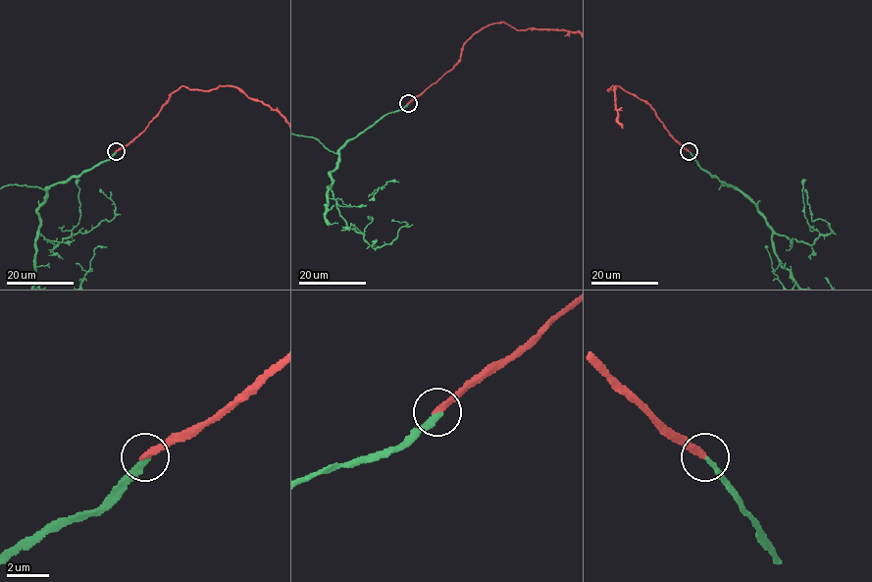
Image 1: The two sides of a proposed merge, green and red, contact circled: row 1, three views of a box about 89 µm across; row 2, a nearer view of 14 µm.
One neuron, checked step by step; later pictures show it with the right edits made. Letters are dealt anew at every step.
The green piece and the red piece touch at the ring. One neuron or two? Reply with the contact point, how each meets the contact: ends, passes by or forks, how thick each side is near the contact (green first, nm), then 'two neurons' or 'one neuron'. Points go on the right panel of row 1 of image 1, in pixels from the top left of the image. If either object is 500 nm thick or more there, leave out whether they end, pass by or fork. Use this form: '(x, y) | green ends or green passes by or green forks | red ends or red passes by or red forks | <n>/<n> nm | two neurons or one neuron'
(689, 151) | green ends | red ends | 280/280 nm | one neuron

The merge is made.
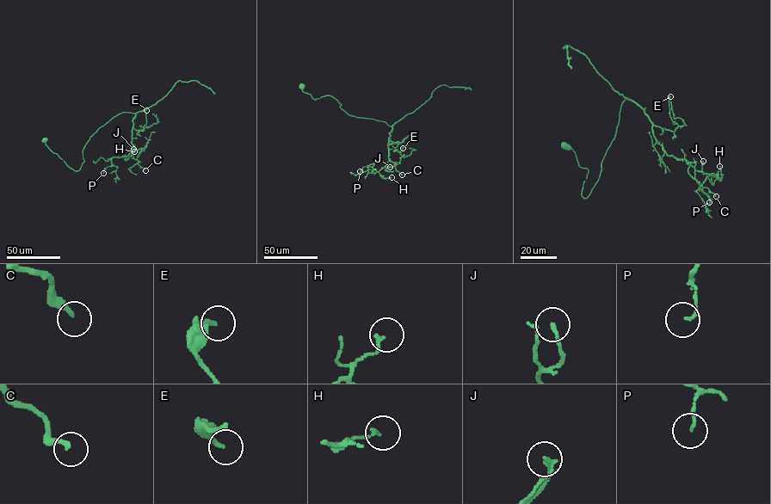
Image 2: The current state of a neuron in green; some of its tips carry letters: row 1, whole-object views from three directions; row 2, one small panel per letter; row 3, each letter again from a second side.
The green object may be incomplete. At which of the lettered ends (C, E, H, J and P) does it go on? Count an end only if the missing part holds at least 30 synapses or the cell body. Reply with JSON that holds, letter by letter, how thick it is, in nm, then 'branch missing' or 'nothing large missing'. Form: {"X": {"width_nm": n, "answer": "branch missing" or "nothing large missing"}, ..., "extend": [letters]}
{"C": {"width_nm": 220, "answer": "branch missing"}, "E": {"width_nm": 170, "answer": "nothing large missing"}, "H": {"width_nm": 120, "answer": "nothing large missing"}, "J": {"width_nm": 170, "answer": "nothing large missing"}, "P": {"width_nm": 100, "answer": "nothing large missing"}, "extend": ["C"]}

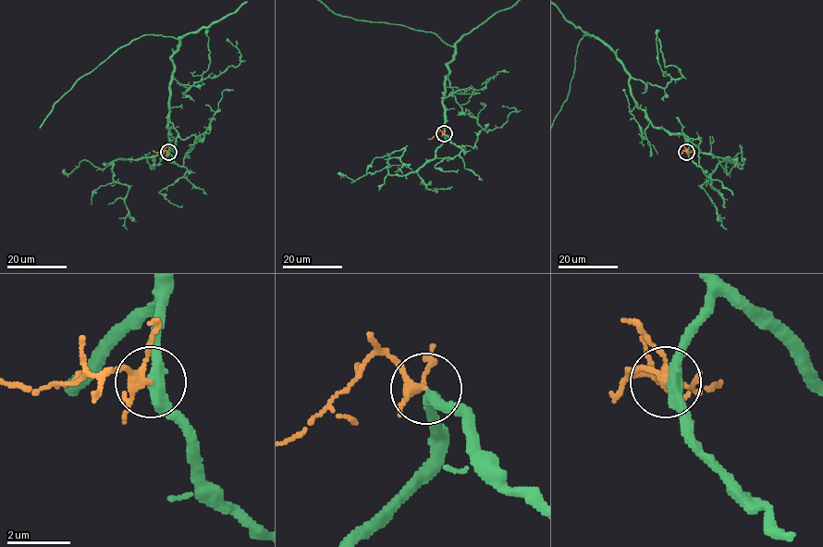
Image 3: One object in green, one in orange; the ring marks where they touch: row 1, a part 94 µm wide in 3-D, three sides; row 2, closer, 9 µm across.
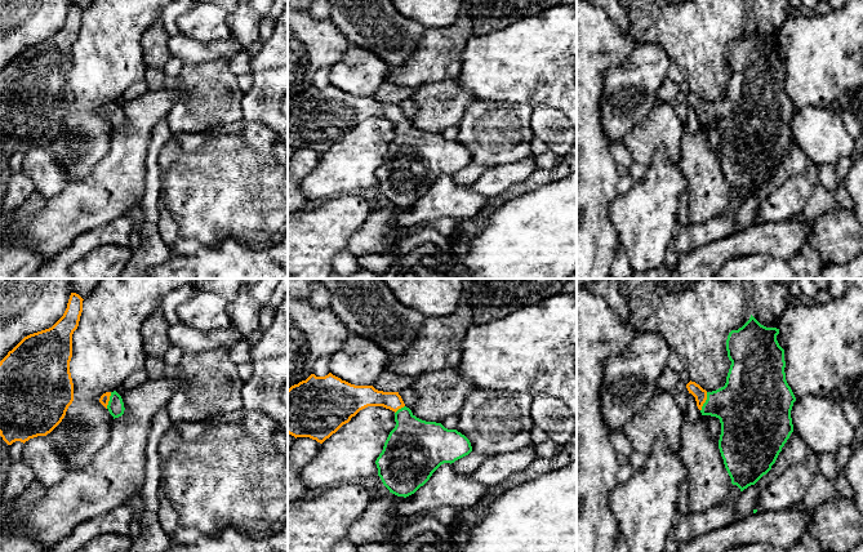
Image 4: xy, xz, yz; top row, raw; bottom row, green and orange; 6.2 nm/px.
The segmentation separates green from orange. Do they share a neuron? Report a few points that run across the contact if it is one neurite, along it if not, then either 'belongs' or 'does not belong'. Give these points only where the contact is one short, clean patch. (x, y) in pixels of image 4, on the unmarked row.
line yz (746, 116), (706, 112), (695, 101); belongs

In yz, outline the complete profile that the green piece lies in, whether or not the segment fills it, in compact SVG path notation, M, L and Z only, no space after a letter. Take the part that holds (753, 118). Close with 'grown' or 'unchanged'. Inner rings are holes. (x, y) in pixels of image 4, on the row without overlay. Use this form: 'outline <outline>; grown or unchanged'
outline M751 26L742 39L728 46L726 62L731 76L725 97L707 103L695 93L686 95L702 126L720 130L719 160L731 195L740 202L755 196L771 181L793 143L791 121L796 108L786 92L784 61L777 52L778 45L779 40L761 36Z; grown

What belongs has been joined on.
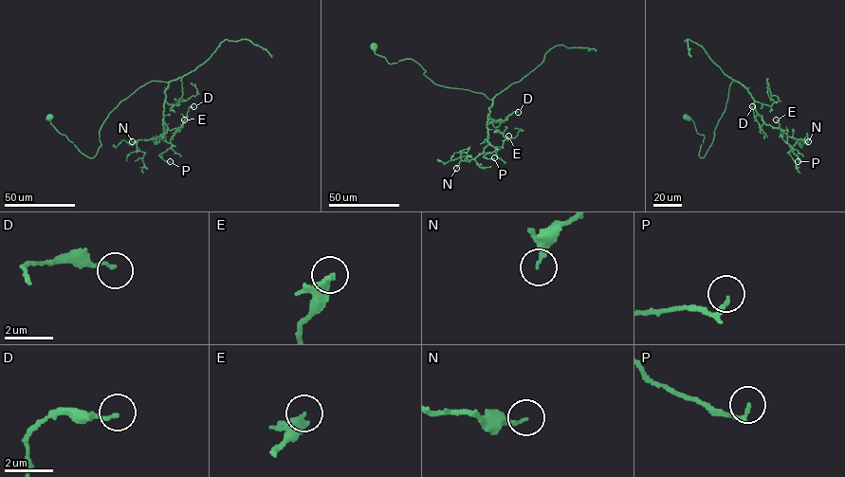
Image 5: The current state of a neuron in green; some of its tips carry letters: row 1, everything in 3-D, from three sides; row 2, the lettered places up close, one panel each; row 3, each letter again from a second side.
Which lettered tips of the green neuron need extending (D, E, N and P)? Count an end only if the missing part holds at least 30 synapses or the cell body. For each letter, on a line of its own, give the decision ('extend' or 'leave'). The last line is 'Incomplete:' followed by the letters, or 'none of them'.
D: leave
E: leave
N: leave
P: leave
Incomplete: none of them

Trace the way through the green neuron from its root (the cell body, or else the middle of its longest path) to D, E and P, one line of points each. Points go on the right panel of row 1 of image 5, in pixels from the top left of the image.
D: (687, 118), (704, 136), (699, 154), (703, 157), (732, 81), (754, 100), (763, 121), (761, 130), (752, 106)
E: (687, 118), (704, 136), (701, 157), (732, 81), (786, 142), (787, 131), (776, 119)
P: (687, 118), (704, 136), (703, 157), (730, 85), (738, 82), (762, 120), (782, 130), (798, 161)

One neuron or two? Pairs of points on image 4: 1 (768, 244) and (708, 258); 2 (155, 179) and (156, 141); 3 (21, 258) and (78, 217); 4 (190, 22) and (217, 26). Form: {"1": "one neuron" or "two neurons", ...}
{"1": "one neuron", "2": "one neuron", "3": "two neurons", "4": "one neuron"}

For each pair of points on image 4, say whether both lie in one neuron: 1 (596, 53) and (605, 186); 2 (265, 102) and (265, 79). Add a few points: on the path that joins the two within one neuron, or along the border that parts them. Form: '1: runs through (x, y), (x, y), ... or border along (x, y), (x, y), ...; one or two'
1: runs through (590, 87), (590, 141), (595, 152); one
2: runs through (265, 97), (265, 84); one

